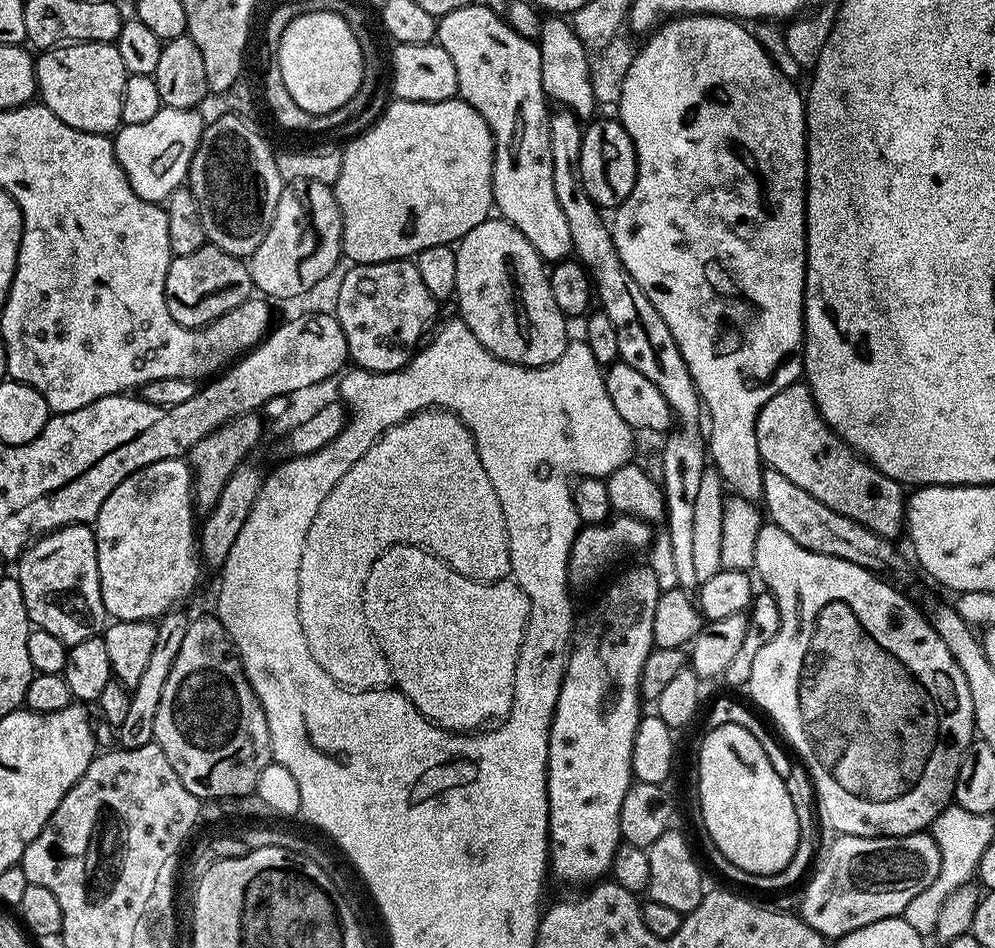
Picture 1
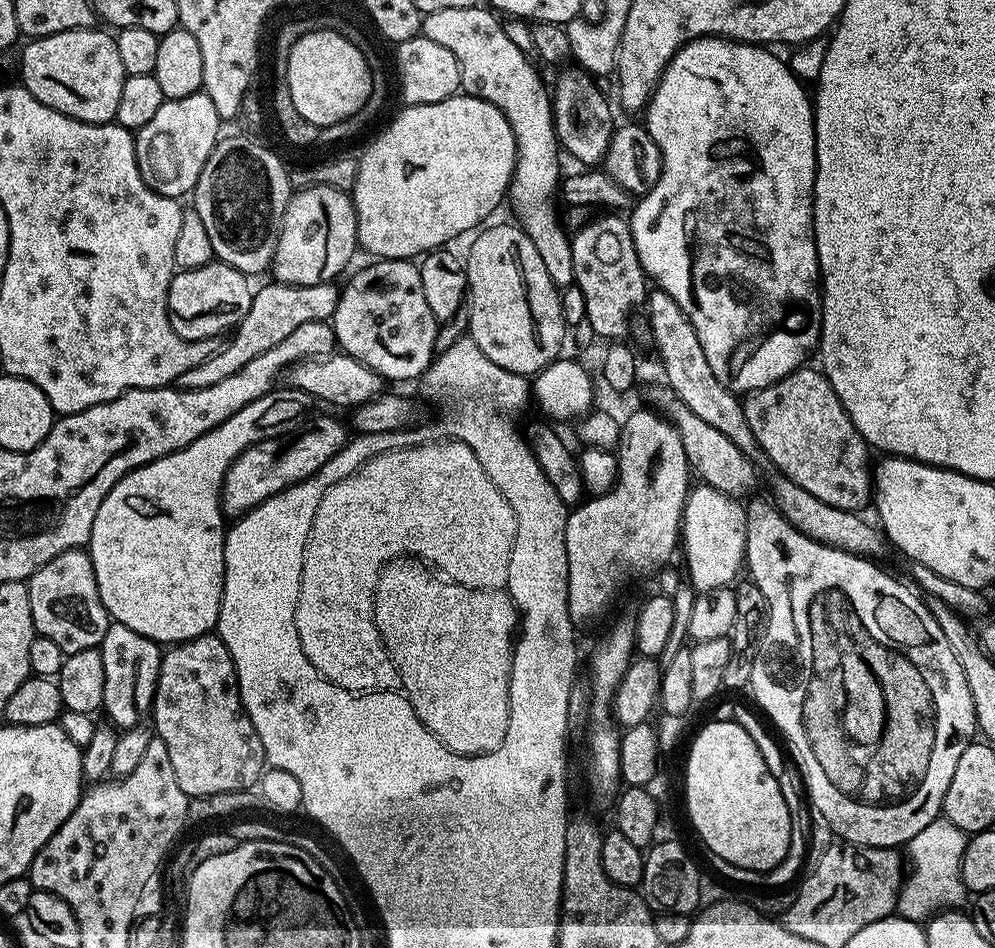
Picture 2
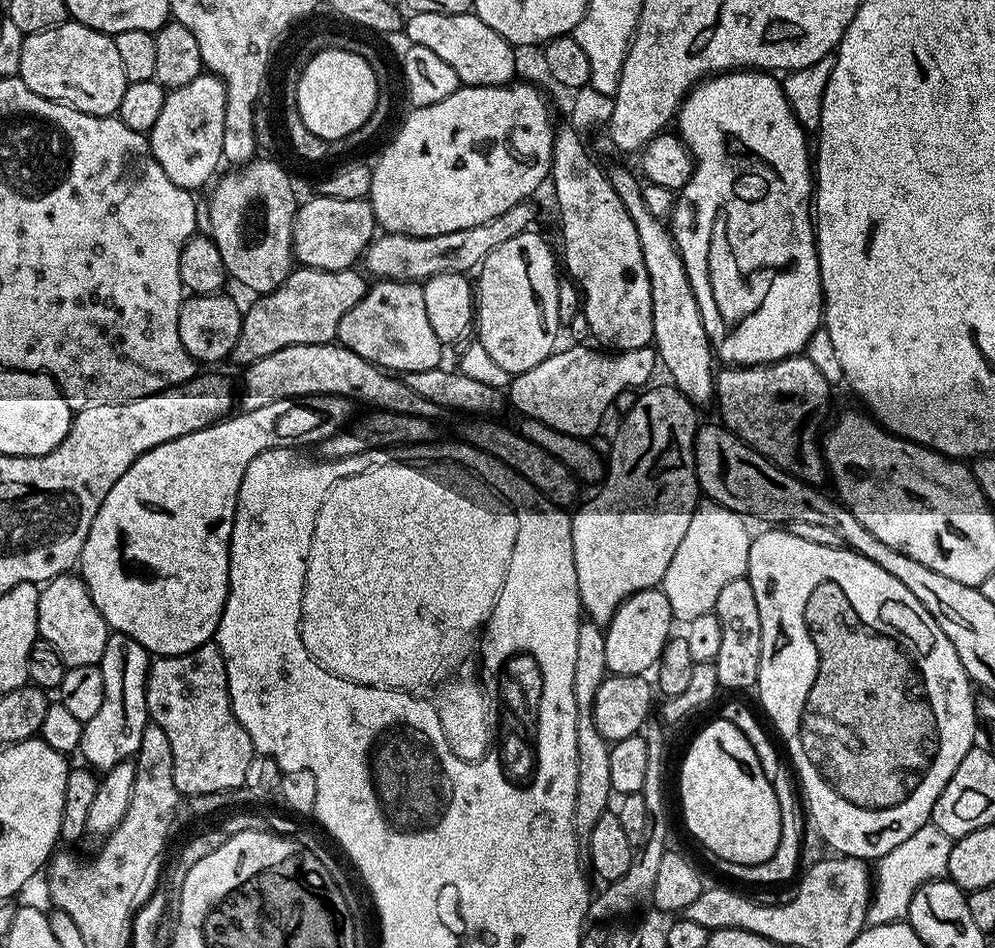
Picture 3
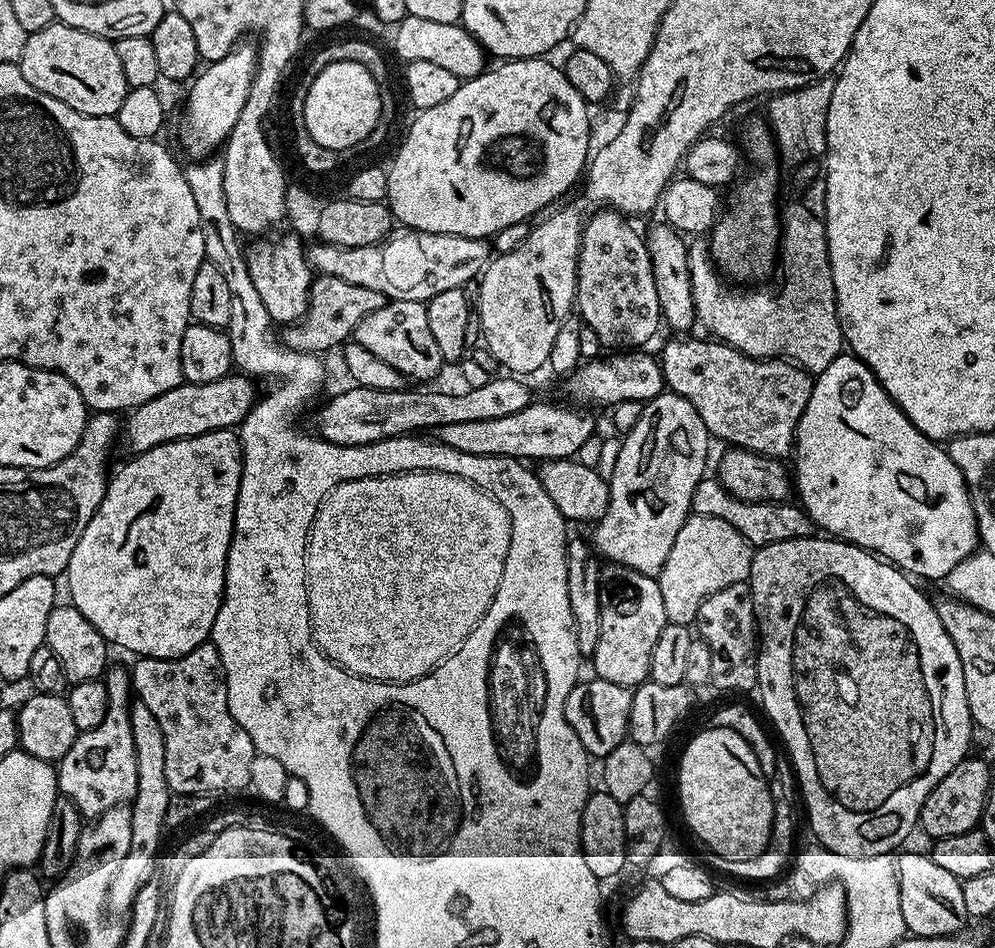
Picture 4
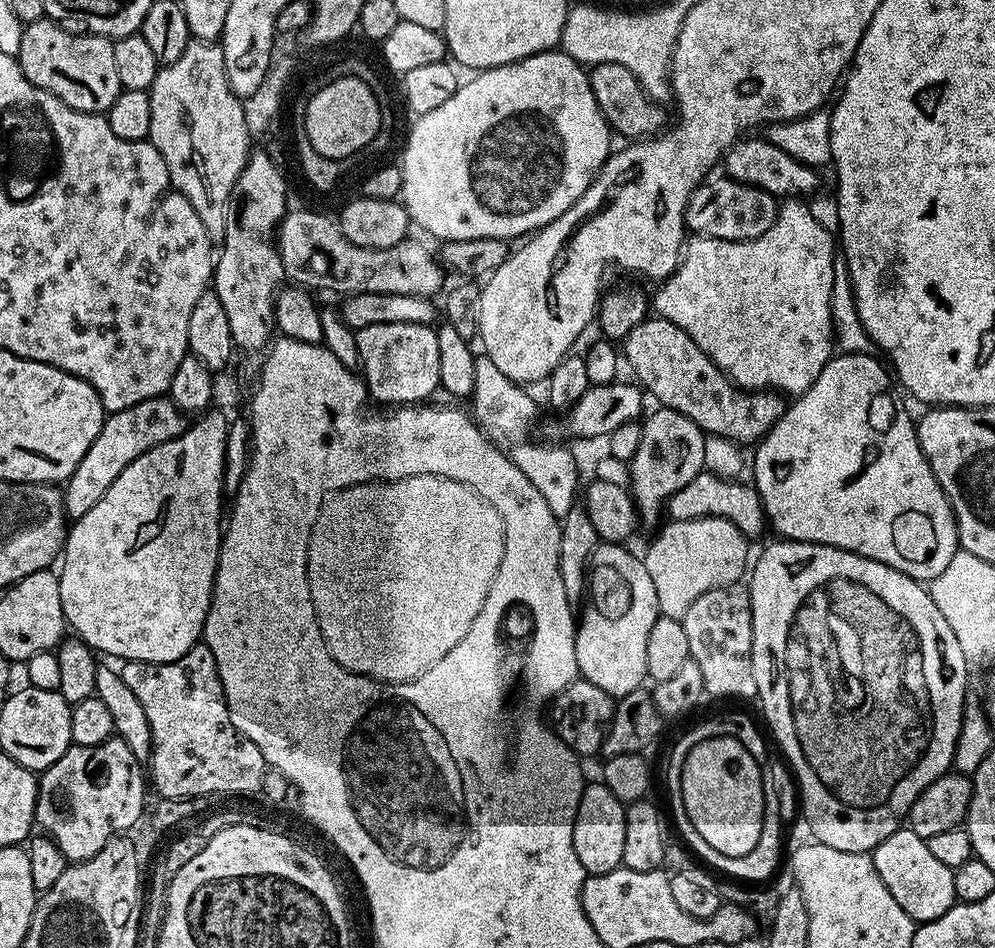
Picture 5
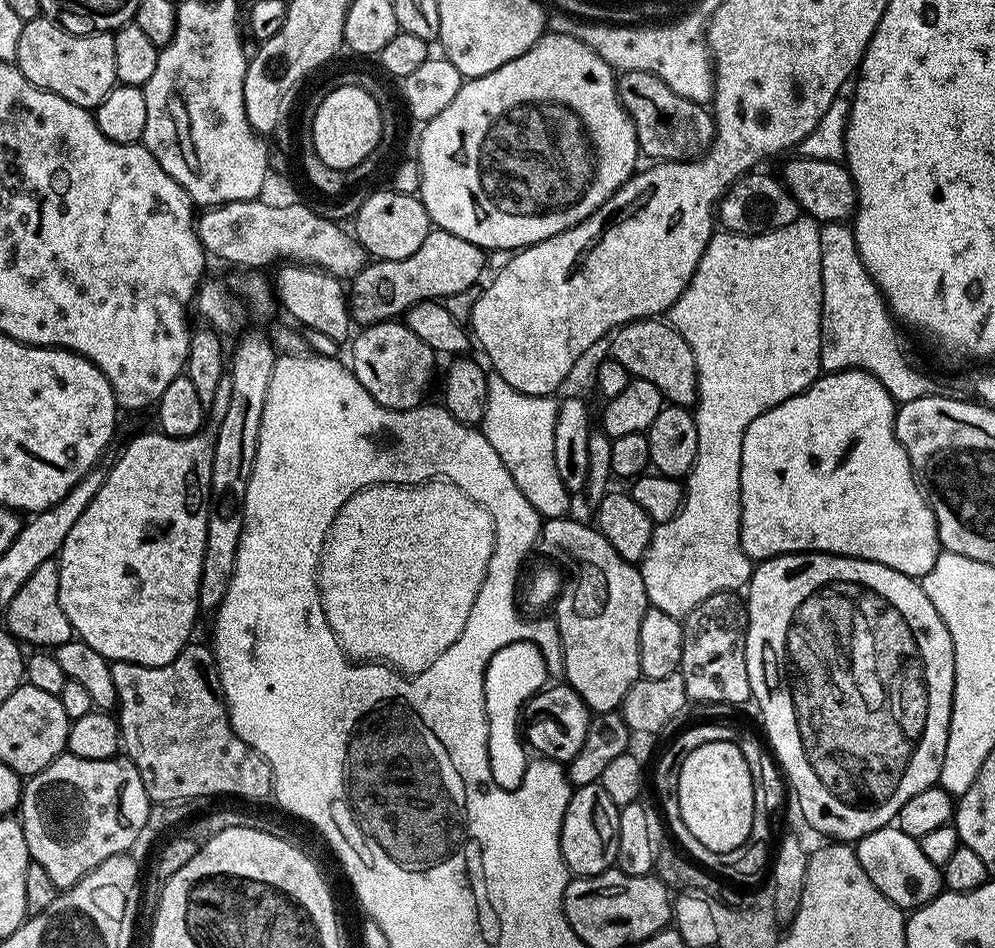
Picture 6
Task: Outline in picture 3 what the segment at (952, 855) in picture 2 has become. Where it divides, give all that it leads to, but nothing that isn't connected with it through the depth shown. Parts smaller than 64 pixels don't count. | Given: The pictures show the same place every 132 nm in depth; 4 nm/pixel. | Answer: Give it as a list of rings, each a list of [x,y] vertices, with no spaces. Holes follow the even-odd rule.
[[[931,822],[924,824],[906,842],[894,846],[890,854],[881,856],[874,864],[874,891],[868,902],[867,923],[894,924],[903,921],[910,910],[910,898],[928,880],[942,880],[947,877],[950,850],[953,837],[942,834]]]

